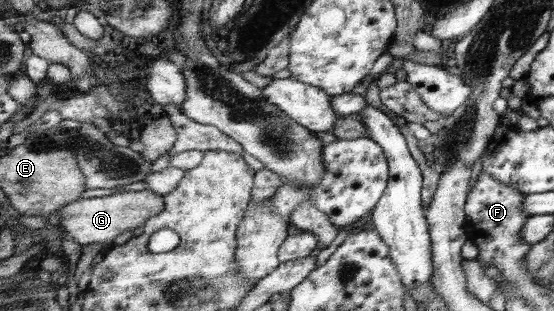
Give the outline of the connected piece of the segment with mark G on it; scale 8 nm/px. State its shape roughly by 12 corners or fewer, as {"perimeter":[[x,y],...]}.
{"perimeter":[[149,189],[60,208],[77,244],[112,241],[164,210]]}

